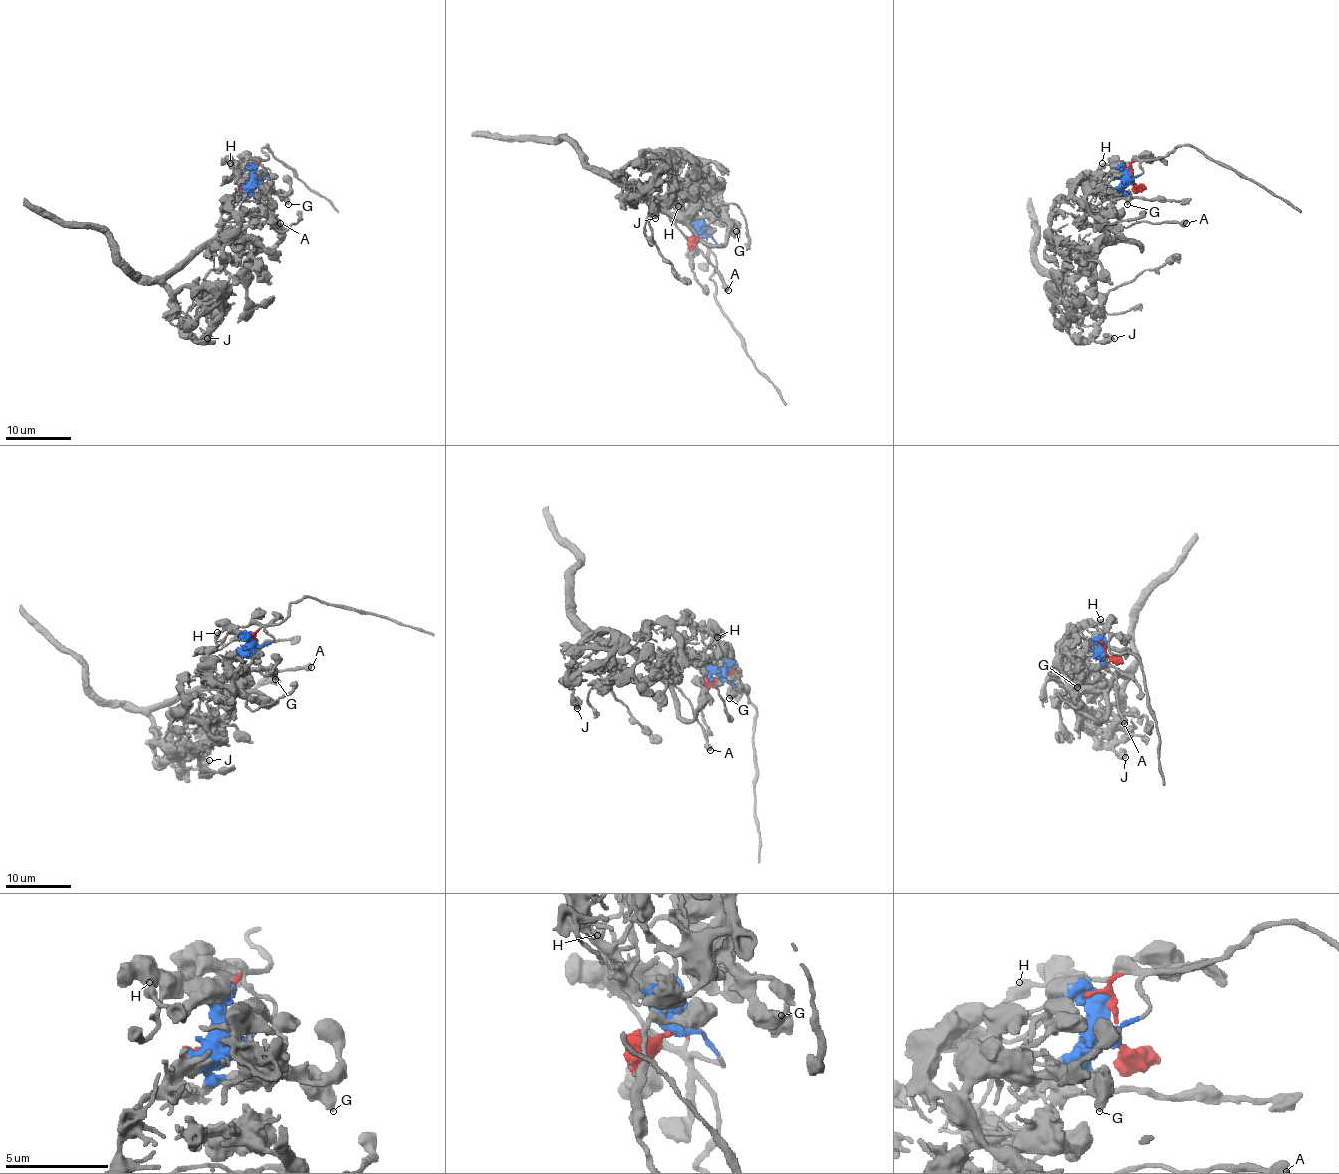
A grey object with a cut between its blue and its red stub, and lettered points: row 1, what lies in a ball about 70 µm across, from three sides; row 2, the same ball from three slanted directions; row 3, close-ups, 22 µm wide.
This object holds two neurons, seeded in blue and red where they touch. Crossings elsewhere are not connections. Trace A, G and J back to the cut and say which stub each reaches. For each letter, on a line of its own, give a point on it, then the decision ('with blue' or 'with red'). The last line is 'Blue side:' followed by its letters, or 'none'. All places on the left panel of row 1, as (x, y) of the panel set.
A: at (280, 223); with blue
G: at (288, 204); with blue
J: at (207, 338); with blue
Blue side: A, G, J

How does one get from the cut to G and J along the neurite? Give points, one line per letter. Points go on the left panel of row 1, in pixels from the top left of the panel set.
G: (254, 179), (257, 168), (268, 191), (275, 191), (288, 204)
J: (254, 179), (224, 205), (221, 228), (165, 280), (170, 310), (200, 341), (208, 338)

